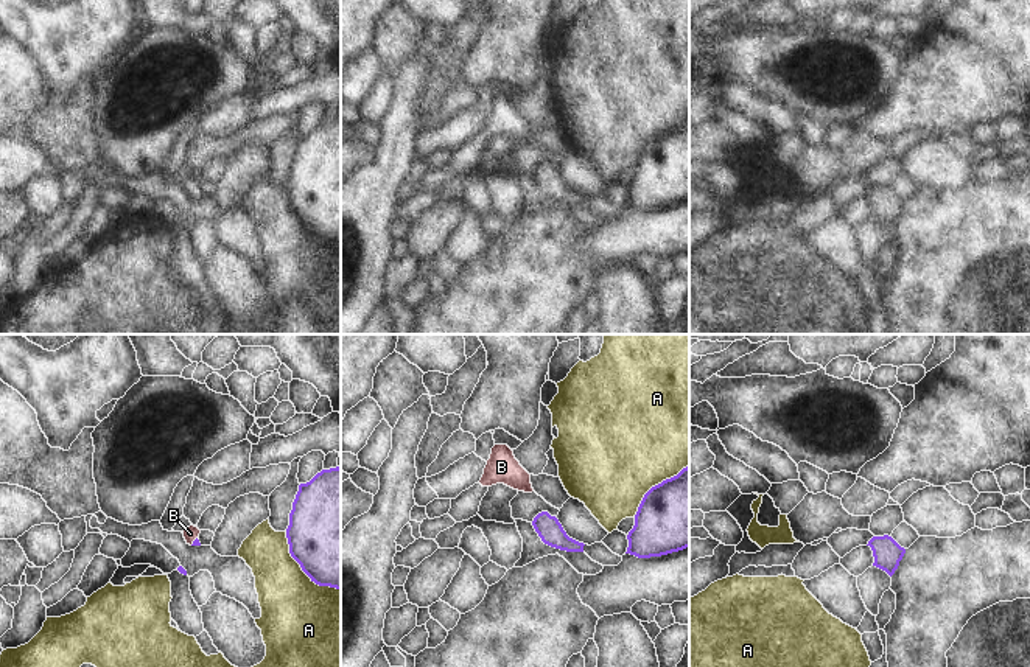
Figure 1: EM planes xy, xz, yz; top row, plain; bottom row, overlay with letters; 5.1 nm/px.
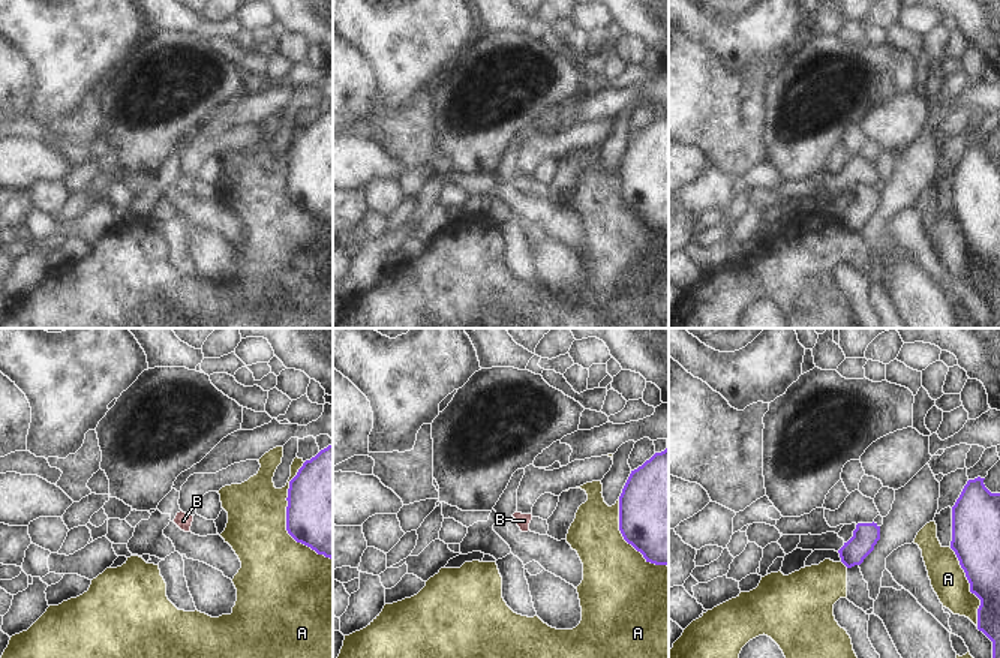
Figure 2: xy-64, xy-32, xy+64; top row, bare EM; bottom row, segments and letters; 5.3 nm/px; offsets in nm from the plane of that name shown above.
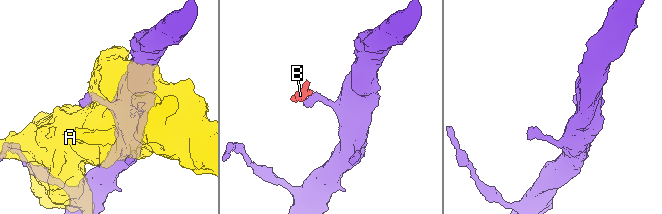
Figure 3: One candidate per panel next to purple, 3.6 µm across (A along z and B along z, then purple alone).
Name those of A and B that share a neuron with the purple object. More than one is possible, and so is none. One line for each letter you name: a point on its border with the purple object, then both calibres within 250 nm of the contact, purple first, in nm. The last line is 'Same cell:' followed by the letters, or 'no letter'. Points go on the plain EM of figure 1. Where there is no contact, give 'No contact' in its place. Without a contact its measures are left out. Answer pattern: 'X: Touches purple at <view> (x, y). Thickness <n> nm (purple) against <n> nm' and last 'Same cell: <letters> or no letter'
B: Touches purple at xy (193, 193). Thickness 30 nm (purple) against 80 nm
Same cell: B.

